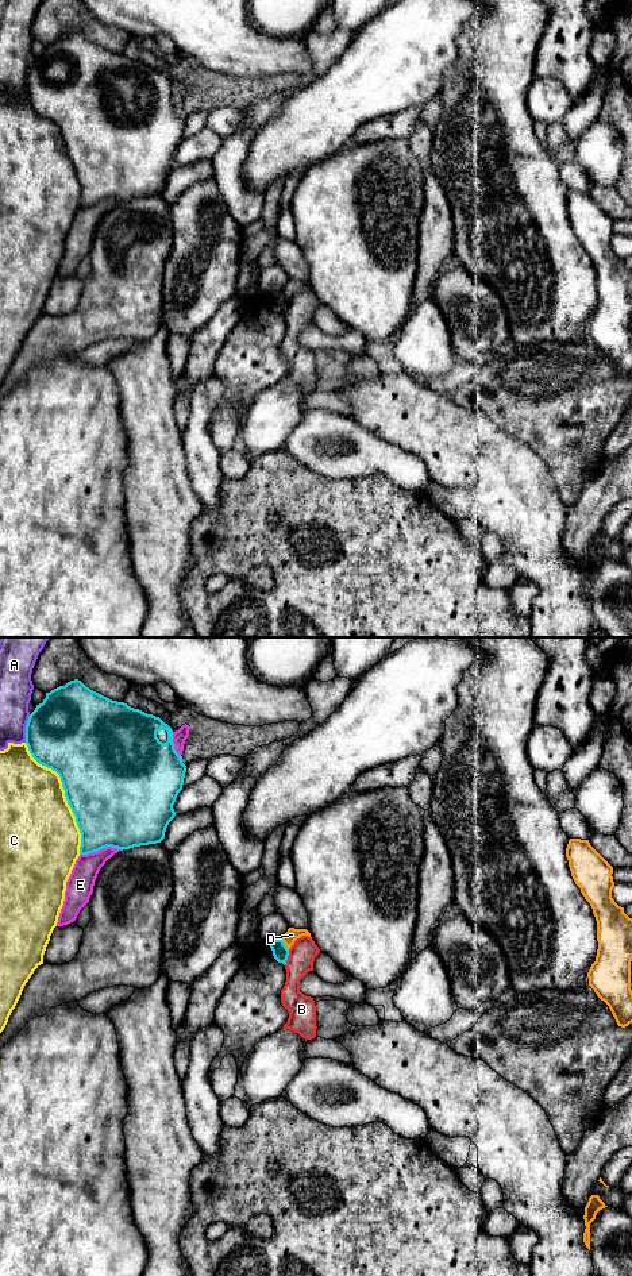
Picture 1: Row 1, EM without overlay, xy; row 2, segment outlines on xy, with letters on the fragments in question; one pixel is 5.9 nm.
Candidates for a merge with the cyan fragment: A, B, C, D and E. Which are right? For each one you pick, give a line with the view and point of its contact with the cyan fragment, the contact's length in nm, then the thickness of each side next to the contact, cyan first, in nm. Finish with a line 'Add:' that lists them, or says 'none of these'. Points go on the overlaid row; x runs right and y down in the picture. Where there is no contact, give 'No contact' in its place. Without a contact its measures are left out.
Add: none of these

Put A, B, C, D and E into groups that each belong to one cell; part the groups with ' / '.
A / B / C / D / E

